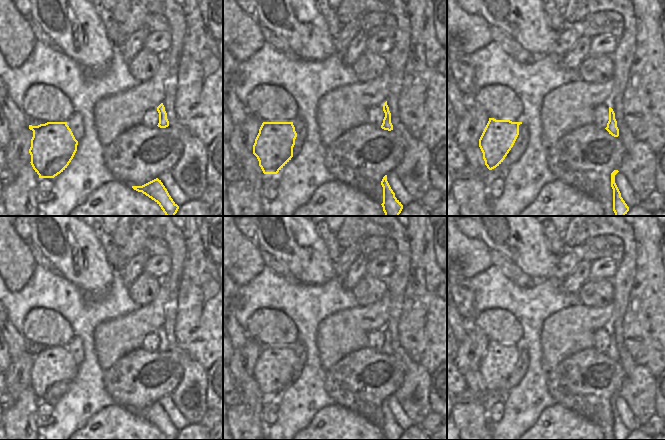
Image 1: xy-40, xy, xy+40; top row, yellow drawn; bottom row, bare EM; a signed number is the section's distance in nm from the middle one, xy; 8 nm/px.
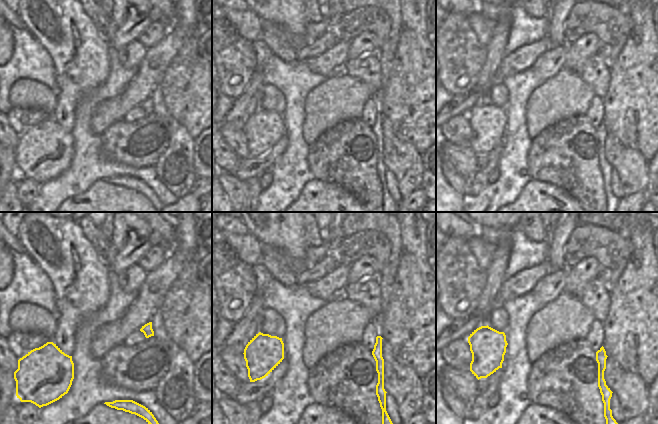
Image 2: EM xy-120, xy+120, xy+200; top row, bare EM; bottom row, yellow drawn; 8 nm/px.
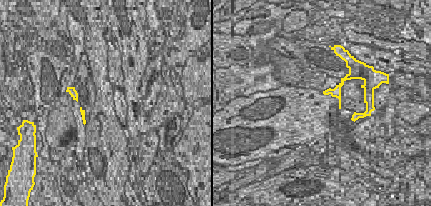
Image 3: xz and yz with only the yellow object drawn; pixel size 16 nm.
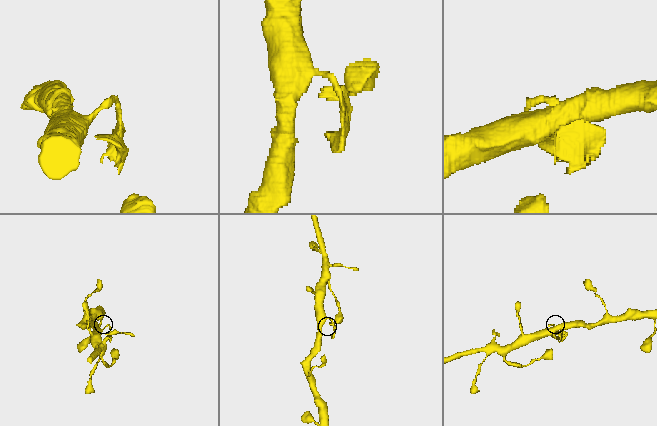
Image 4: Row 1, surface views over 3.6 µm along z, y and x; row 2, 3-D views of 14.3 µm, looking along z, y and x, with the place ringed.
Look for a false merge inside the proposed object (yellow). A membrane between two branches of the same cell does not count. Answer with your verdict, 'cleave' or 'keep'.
cleave

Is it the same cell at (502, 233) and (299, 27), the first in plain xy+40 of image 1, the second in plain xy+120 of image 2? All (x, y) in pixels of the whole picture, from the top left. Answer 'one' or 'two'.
one

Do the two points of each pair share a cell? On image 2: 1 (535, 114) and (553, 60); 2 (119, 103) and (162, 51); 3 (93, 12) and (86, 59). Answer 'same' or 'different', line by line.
1: different
2: same
3: different

